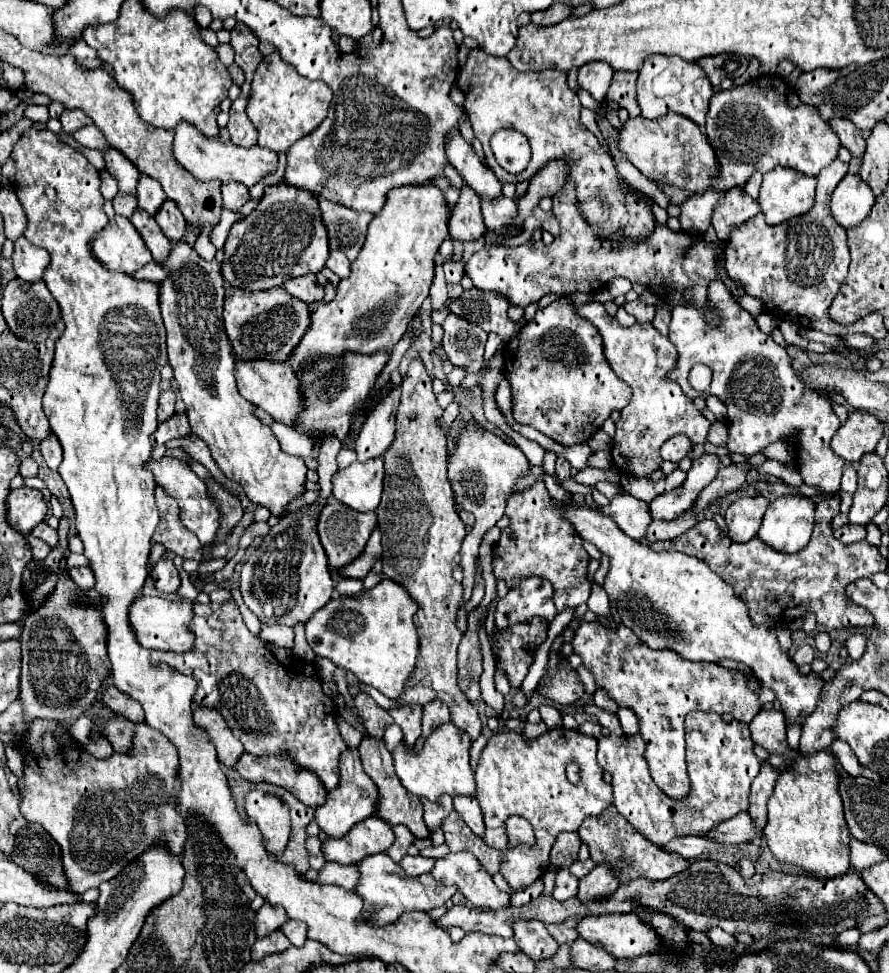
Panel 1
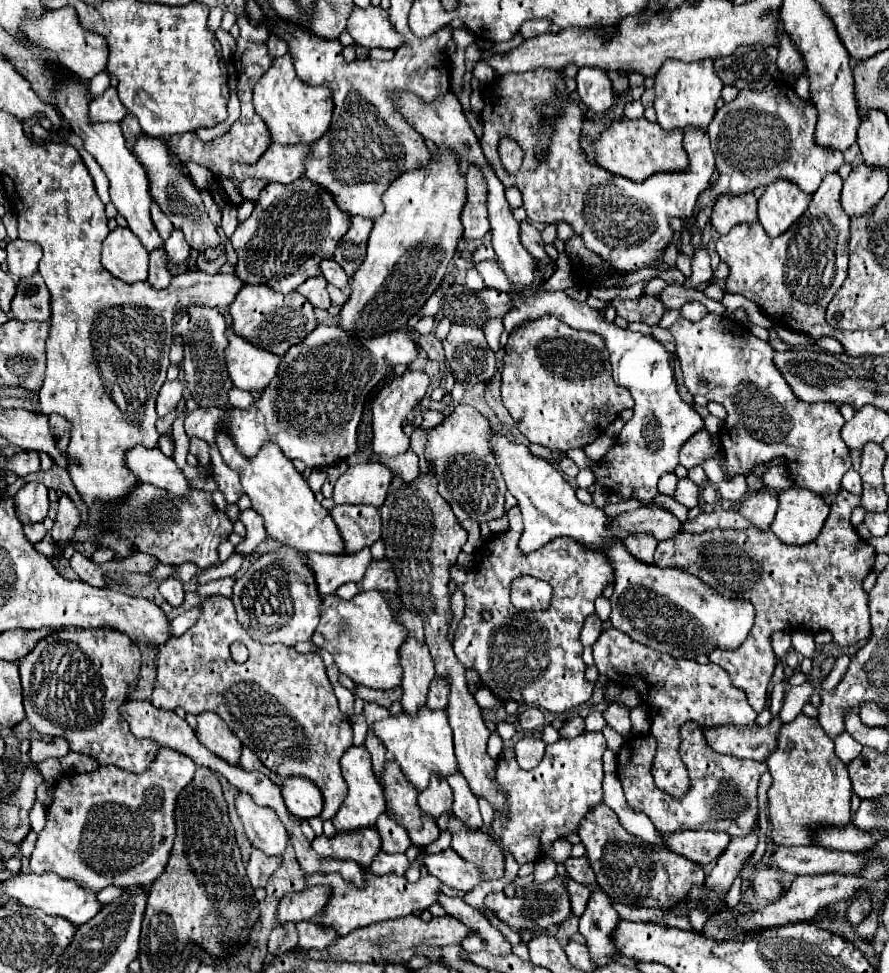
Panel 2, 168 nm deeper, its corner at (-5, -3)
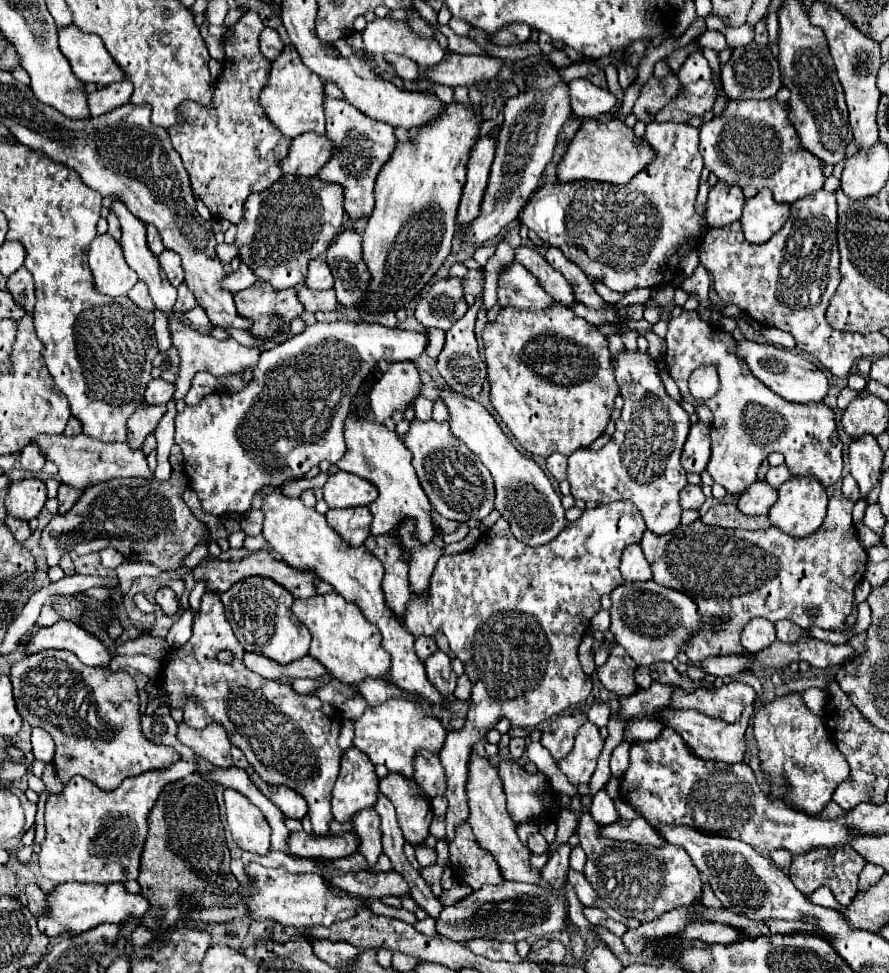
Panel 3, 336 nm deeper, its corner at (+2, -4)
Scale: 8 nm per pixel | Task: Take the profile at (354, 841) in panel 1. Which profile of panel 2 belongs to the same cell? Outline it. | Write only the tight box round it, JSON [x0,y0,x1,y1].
[311,828,381,868]

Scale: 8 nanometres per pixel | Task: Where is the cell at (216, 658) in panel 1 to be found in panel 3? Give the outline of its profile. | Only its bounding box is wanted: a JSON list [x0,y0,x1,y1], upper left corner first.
[146,591,342,835]

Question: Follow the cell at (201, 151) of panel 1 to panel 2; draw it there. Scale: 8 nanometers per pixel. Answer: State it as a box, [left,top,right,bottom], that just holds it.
[233,144,311,184]

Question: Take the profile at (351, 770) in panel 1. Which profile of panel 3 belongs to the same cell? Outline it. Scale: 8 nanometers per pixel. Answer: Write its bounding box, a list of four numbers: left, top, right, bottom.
[332,747,378,823]

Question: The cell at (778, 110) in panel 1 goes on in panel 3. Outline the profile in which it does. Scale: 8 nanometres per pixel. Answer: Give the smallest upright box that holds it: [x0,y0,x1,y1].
[700,97,824,203]

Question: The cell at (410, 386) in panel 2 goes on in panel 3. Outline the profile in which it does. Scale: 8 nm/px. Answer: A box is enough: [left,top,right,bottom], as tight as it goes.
[370,361,420,425]

